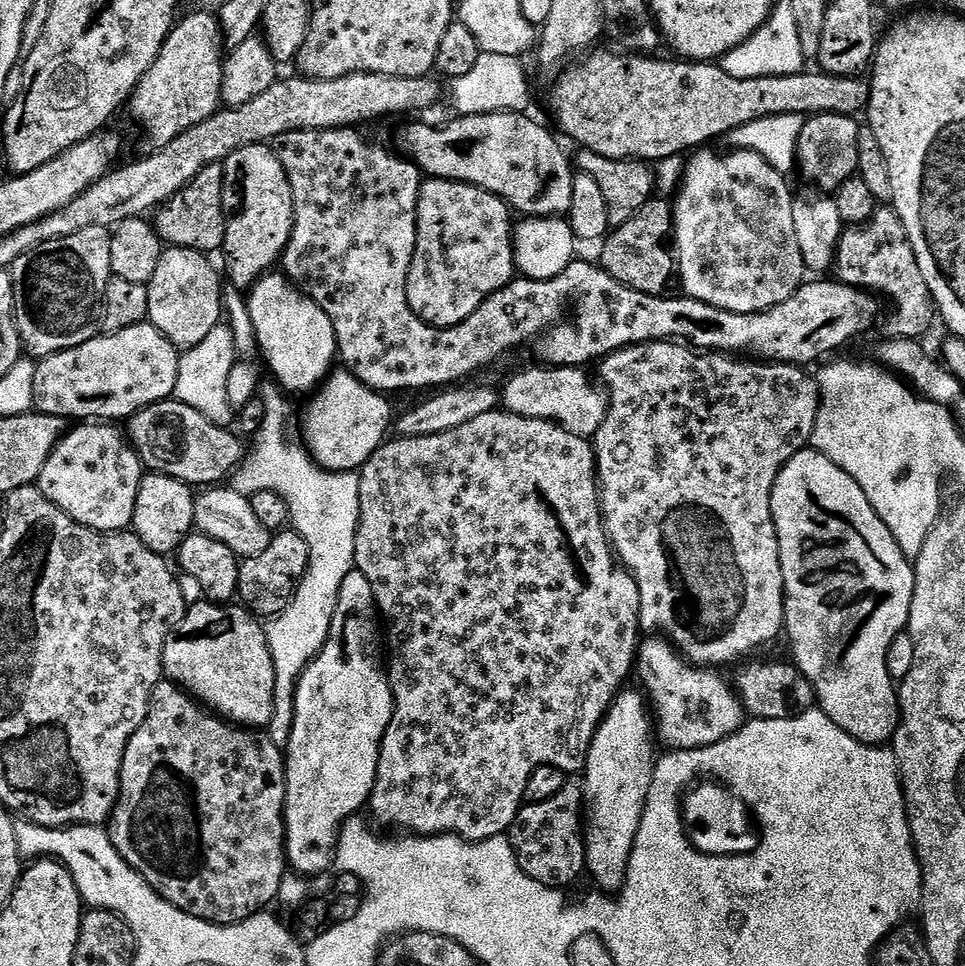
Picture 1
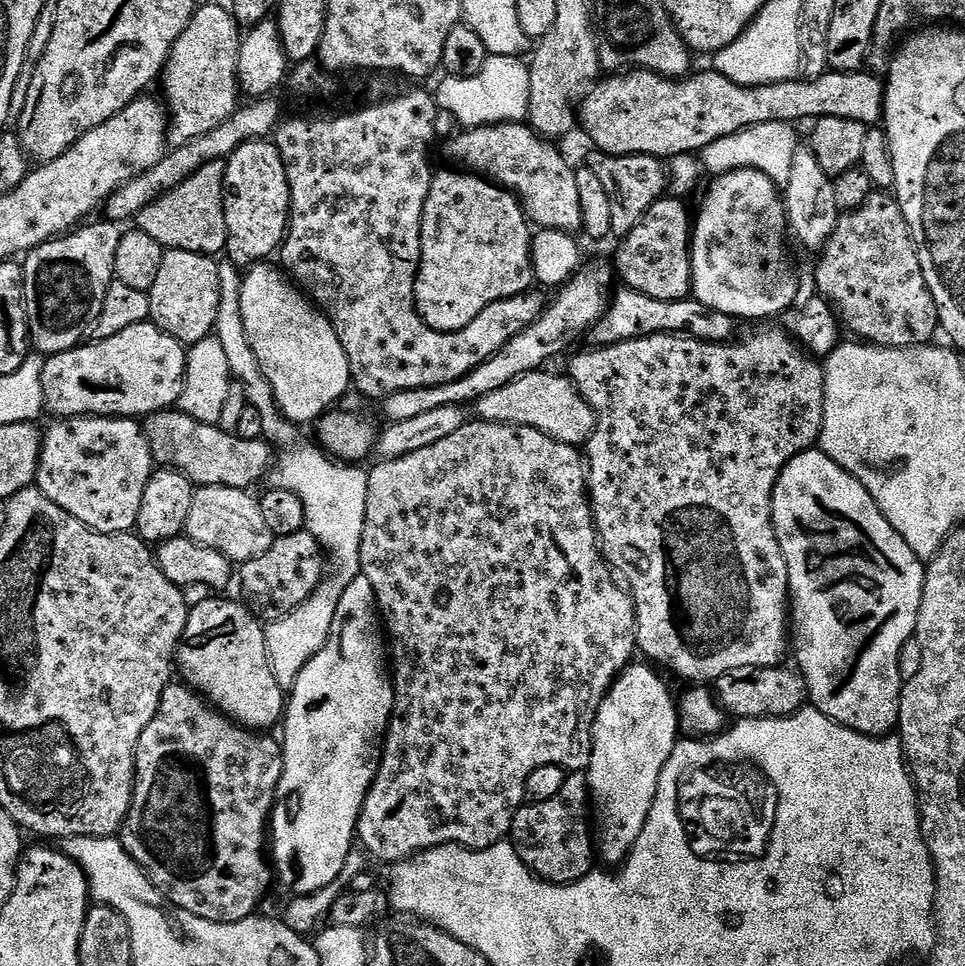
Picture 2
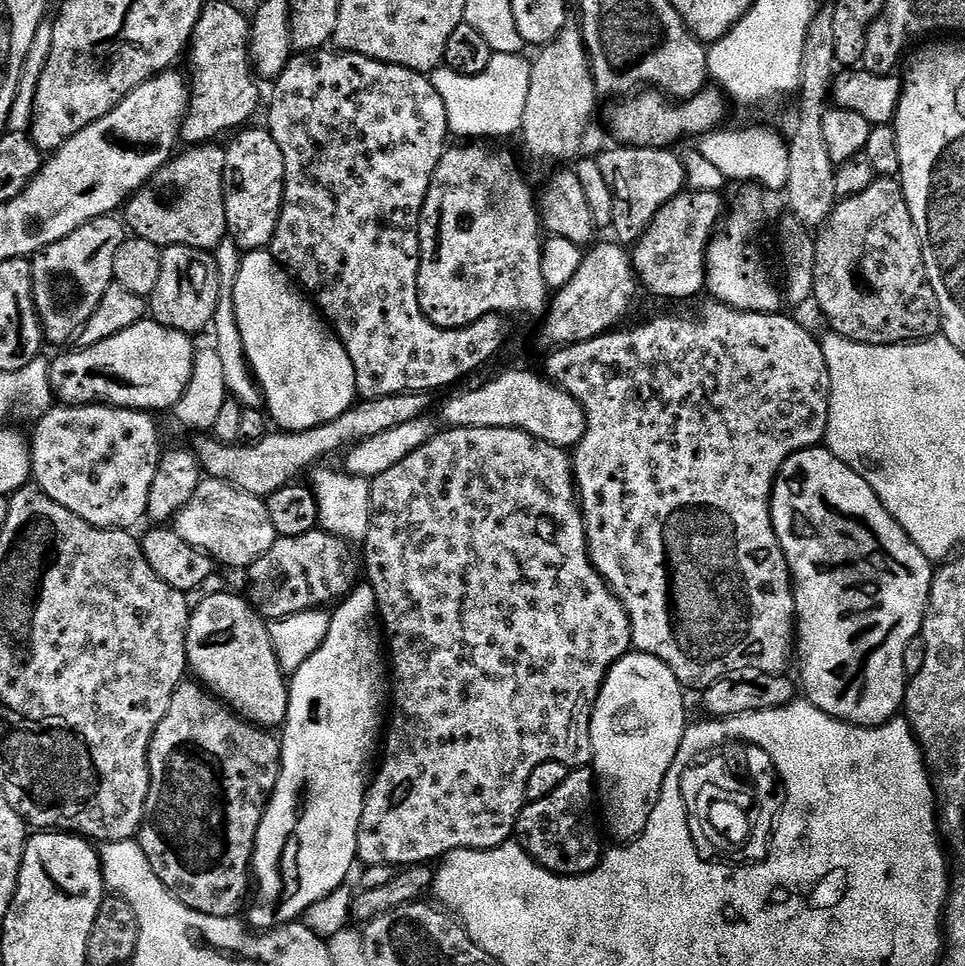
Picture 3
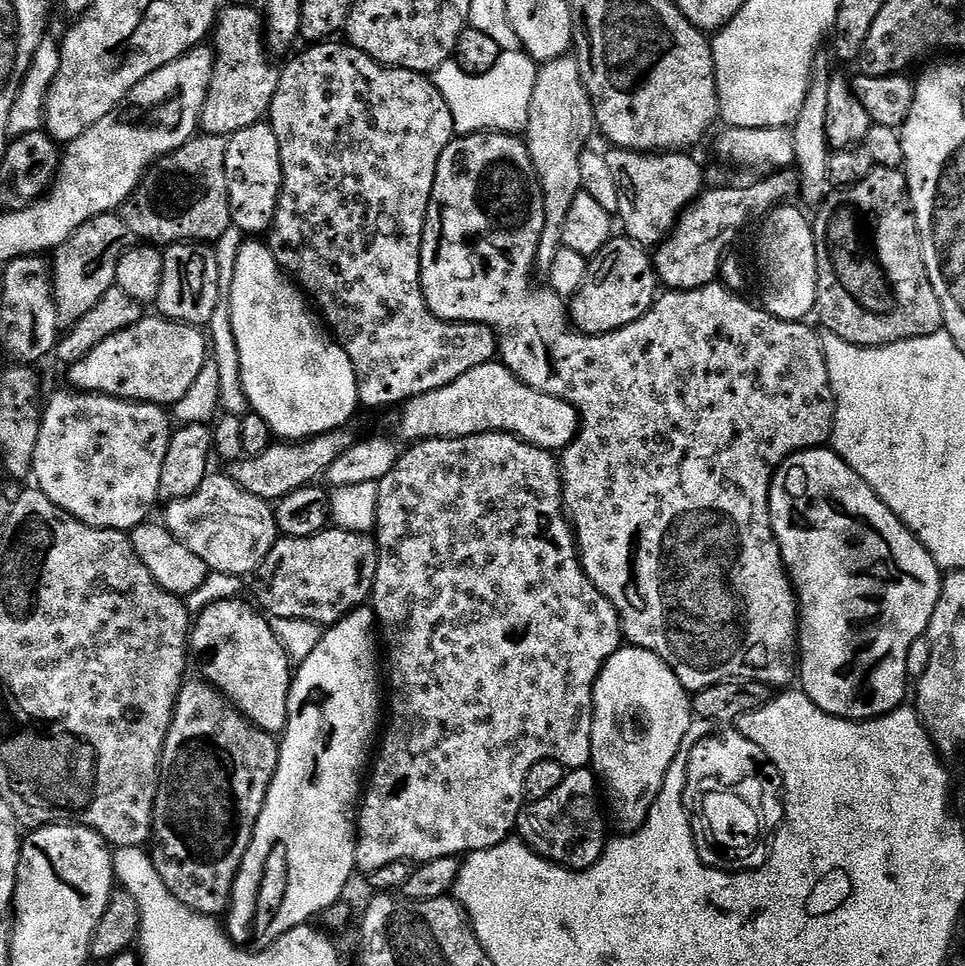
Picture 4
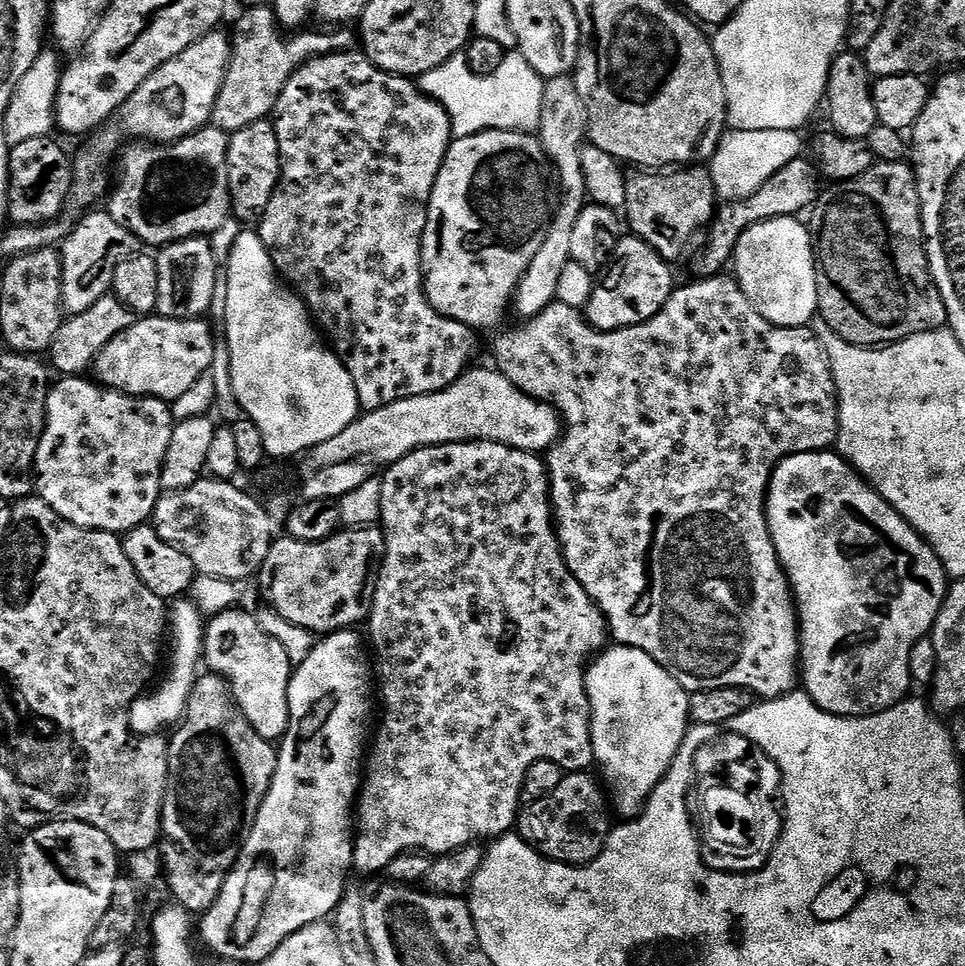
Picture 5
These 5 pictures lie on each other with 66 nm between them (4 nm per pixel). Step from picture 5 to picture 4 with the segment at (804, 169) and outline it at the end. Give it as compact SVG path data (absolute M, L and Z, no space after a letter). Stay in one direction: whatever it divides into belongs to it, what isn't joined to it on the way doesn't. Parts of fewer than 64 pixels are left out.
M795 167L781 168L765 176L768 176L765 180L756 180L745 188L709 187L681 214L672 233L658 245L652 256L656 279L665 289L685 292L713 283L721 273L724 251L747 226L752 212L758 218L764 218L777 205L799 197L800 173Z

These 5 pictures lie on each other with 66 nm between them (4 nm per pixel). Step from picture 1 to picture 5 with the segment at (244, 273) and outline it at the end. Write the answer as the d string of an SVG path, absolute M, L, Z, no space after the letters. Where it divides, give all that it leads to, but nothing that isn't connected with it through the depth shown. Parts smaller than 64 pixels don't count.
M259 120L231 133L228 142L228 192L232 196L232 212L241 222L263 216L276 185L280 183L280 151L274 126Z

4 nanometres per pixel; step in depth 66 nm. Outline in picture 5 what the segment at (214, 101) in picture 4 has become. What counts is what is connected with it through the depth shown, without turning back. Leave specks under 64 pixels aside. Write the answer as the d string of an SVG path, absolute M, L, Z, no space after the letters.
M268 6L245 7L243 11L240 21L236 24L236 33L233 31L230 36L232 57L226 70L226 78L222 82L222 90L218 90L211 119L215 127L229 134L259 120L268 120L276 109L282 86L286 86L294 70L304 61L313 60L315 56L351 49L354 44L353 33L351 36L350 33L344 32L348 30L296 30L291 34L285 34L277 24L271 7Z

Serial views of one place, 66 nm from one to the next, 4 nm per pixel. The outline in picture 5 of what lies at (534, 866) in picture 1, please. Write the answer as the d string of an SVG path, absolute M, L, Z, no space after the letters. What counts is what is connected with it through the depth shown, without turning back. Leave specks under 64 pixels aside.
M587 771L569 772L564 781L555 788L546 798L535 800L532 804L524 804L518 816L518 834L531 847L547 858L557 860L560 864L582 865L596 860L598 854L604 851L604 843L608 840L610 823L608 824L608 812L610 816L610 804L602 791L601 785L596 784L588 777Z

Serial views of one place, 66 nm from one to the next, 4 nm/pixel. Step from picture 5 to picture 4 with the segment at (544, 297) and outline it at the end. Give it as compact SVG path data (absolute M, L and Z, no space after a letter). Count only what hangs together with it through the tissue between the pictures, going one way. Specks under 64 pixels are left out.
M575 55L560 56L539 65L534 82L534 98L530 98L530 114L522 139L534 164L536 177L544 192L544 229L536 251L536 268L547 270L554 254L562 246L560 231L574 198L582 190L580 155L589 147L588 139L596 128L596 115L582 82Z

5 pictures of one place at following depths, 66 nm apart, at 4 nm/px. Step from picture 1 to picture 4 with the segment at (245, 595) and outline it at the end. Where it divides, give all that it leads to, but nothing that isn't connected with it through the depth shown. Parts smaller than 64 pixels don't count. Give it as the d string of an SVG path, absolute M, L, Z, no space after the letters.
M329 526L310 538L277 539L270 554L266 554L254 573L252 592L256 595L255 603L272 620L305 620L311 624L331 626L343 616L349 616L355 608L365 607L369 603L376 566L376 541L371 535Z

